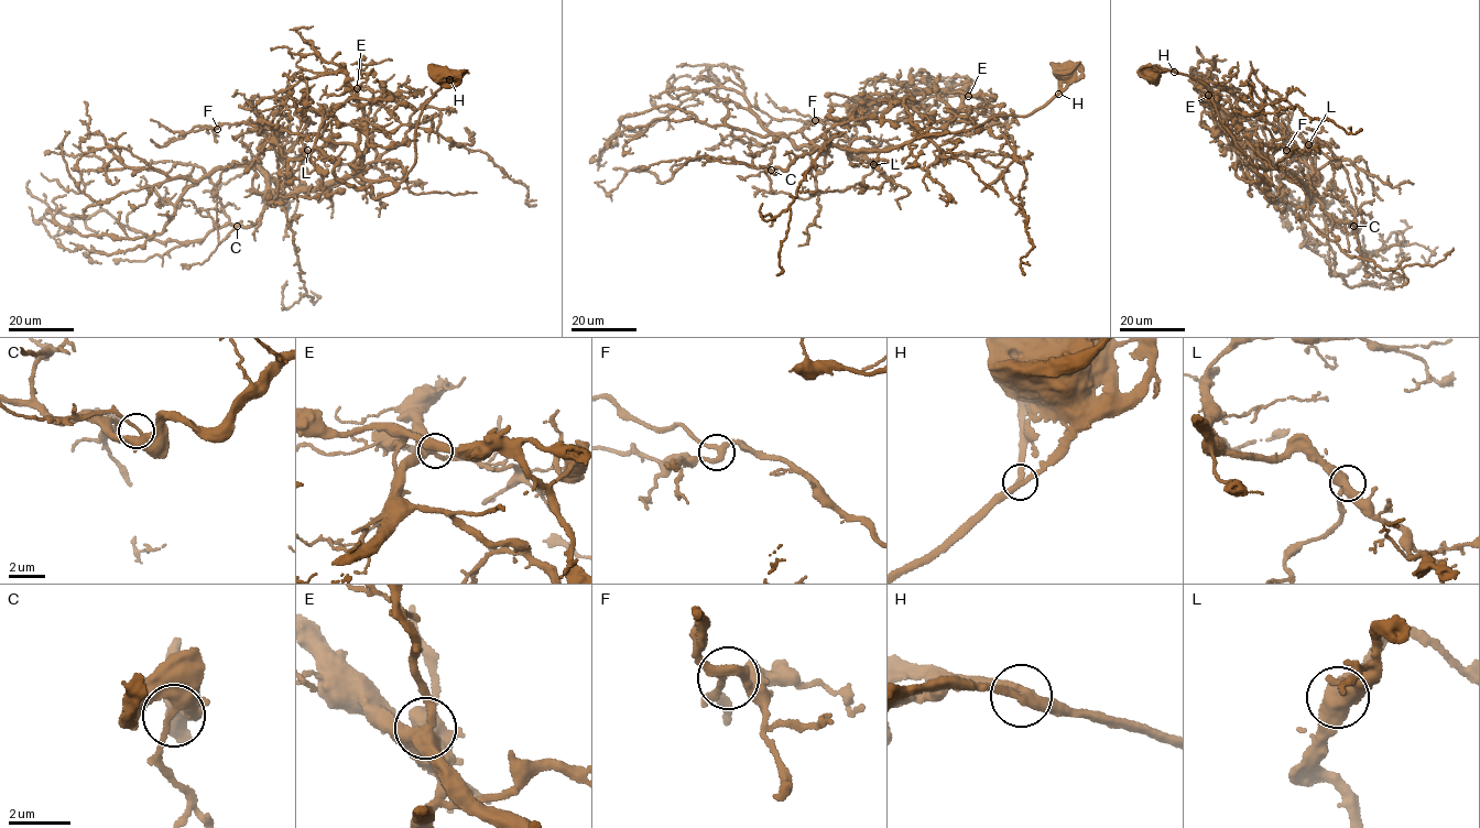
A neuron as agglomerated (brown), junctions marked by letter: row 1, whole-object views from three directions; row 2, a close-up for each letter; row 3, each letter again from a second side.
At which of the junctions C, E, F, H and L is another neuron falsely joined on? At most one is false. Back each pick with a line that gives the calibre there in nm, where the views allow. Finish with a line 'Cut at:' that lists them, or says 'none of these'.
Cut at: none of these

